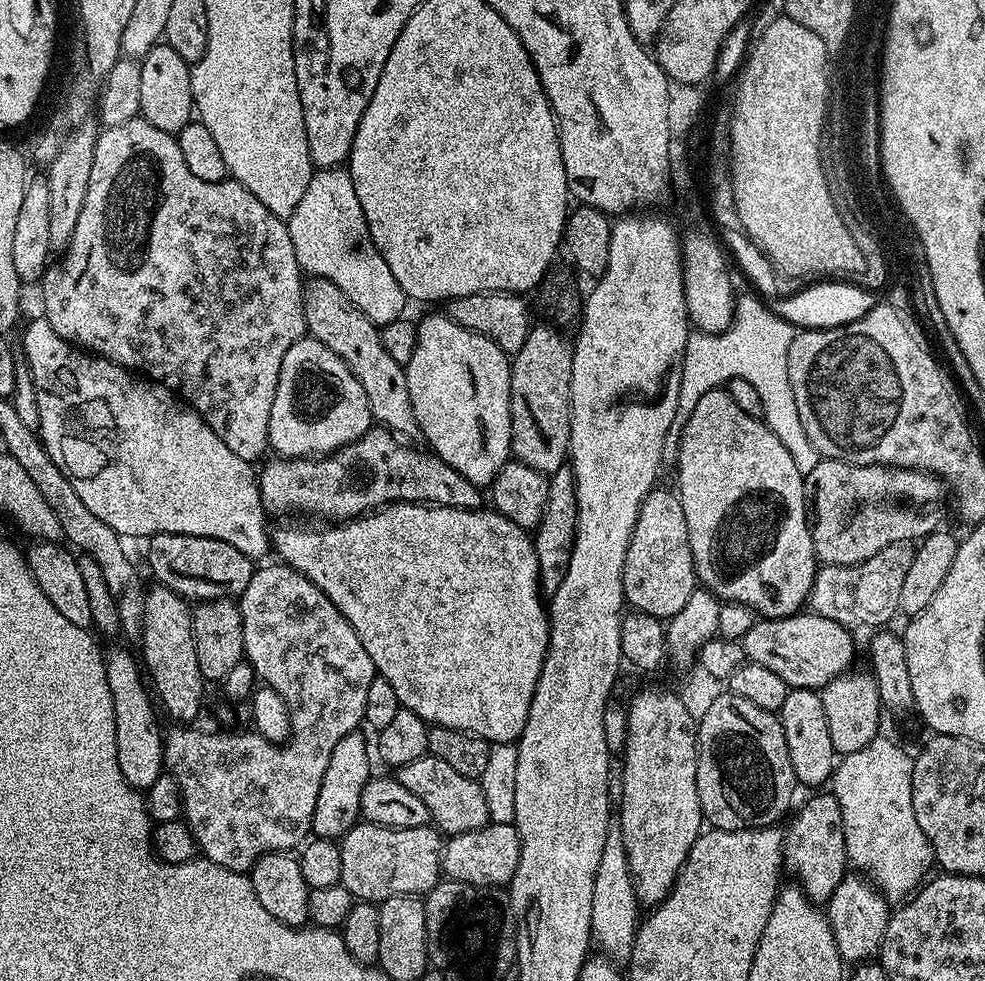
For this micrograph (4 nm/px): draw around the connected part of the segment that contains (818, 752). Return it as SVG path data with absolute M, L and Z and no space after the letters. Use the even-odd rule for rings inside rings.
M793 688L786 694L779 713L782 730L786 734L786 750L790 750L790 766L794 766L797 785L816 790L819 784L827 785L838 763L838 754L830 742L826 726L826 710L820 692L813 689Z

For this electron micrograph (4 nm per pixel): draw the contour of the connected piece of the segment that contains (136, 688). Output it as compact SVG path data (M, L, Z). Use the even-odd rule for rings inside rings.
M124 650L108 652L105 661L107 685L114 705L115 749L119 772L132 788L147 790L164 772L164 734L156 722L151 693L146 692L139 664Z

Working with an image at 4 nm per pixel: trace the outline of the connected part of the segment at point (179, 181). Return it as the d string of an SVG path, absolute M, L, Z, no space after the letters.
M137 118L122 122L122 126L104 128L97 135L94 166L90 166L90 186L86 186L86 200L82 202L82 212L78 214L74 234L61 256L64 257L60 264L53 263L45 269L42 281L42 316L50 322L58 338L75 344L81 350L121 364L123 368L163 384L175 392L208 423L210 430L214 430L222 442L226 442L226 446L230 446L230 450L234 450L234 454L238 454L238 458L256 462L264 451L269 451L270 406L274 406L282 358L286 358L286 350L290 350L294 342L306 335L305 281L300 280L302 269L294 254L294 242L290 242L288 225L281 217L266 210L266 206L262 206L262 202L258 202L258 198L254 198L254 194L250 194L250 190L246 190L237 180L225 178L218 182L202 182L202 178L194 178L182 159L182 150L178 150L175 135L158 130L158 126L150 126L150 122L143 118Z

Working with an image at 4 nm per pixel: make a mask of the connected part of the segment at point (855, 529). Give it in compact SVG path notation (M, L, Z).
M822 458L806 480L811 491L816 491L816 497L813 495L810 500L810 523L817 561L824 564L860 564L891 544L919 542L937 531L943 525L940 523L944 515L950 512L950 496L944 481L913 468L885 468L882 464L851 464Z

